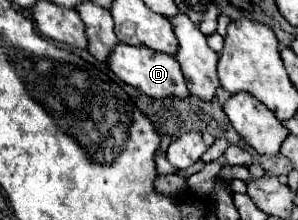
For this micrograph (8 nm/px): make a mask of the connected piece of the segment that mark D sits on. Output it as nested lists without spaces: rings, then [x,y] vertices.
[[[118,42],[114,46],[114,50],[110,52],[108,60],[106,60],[108,68],[126,84],[136,86],[138,90],[142,90],[144,94],[148,94],[150,98],[164,98],[164,96],[180,96],[184,98],[188,94],[186,88],[186,80],[182,76],[180,64],[176,62],[174,56],[164,54],[164,52],[152,52],[146,46],[130,46],[130,44],[122,44]]]

